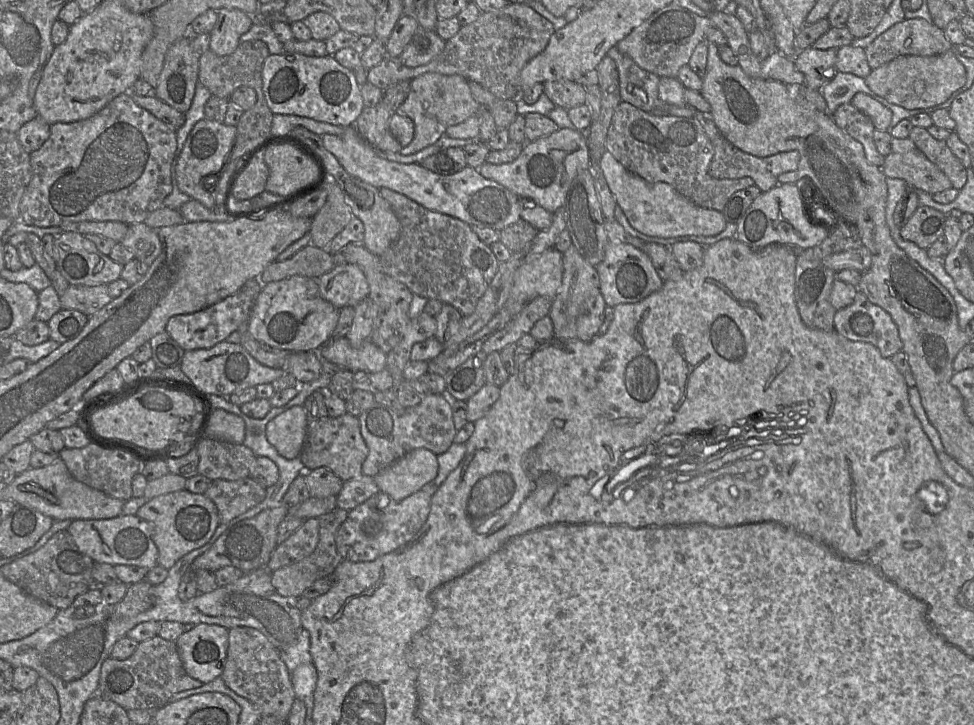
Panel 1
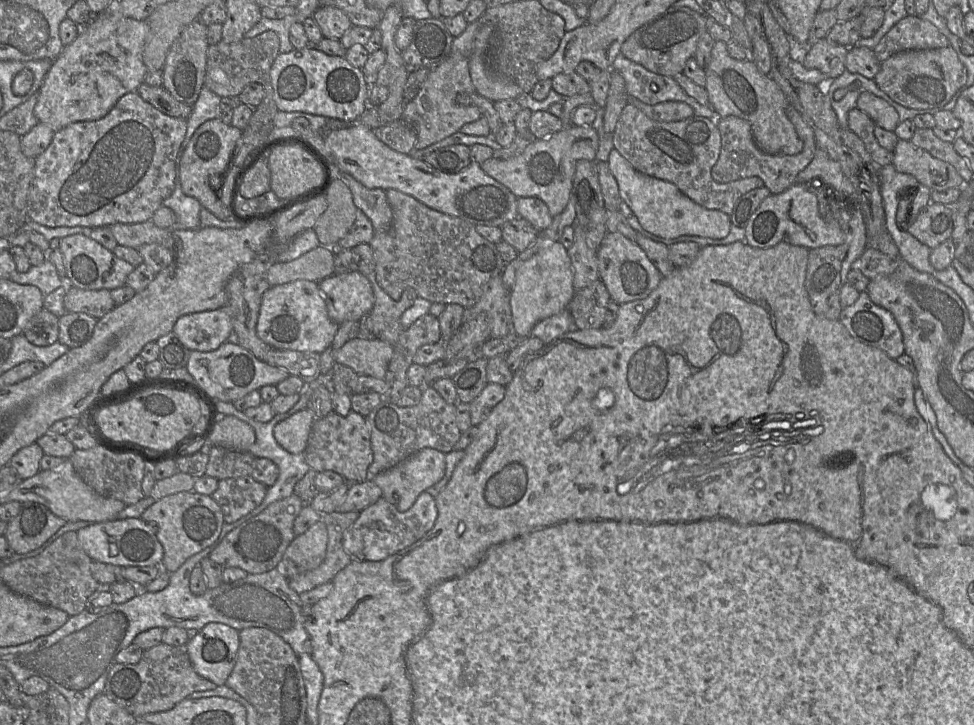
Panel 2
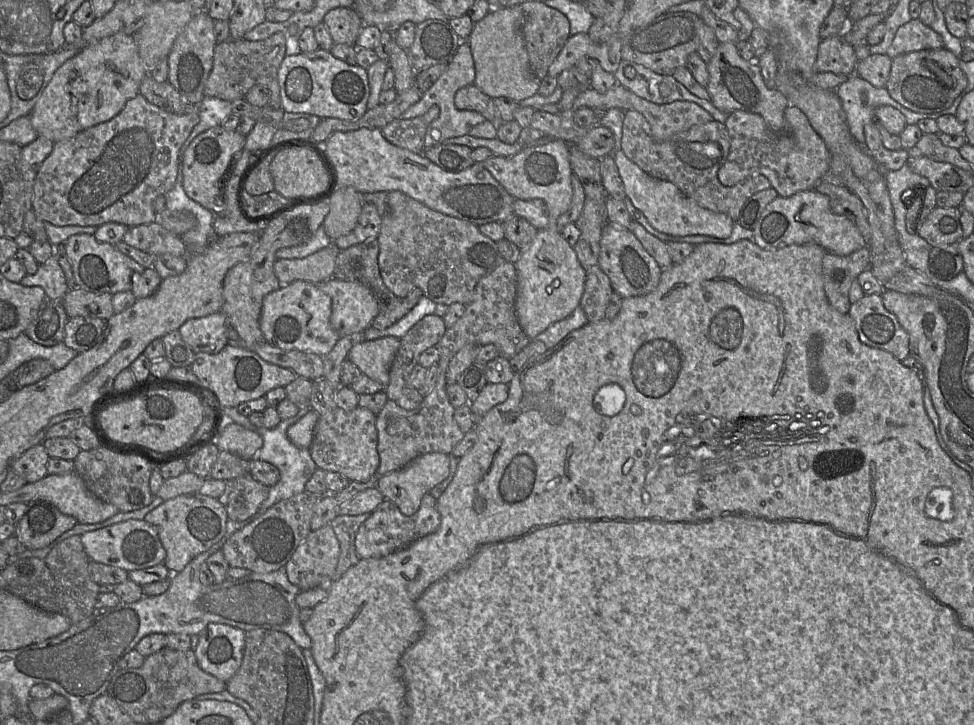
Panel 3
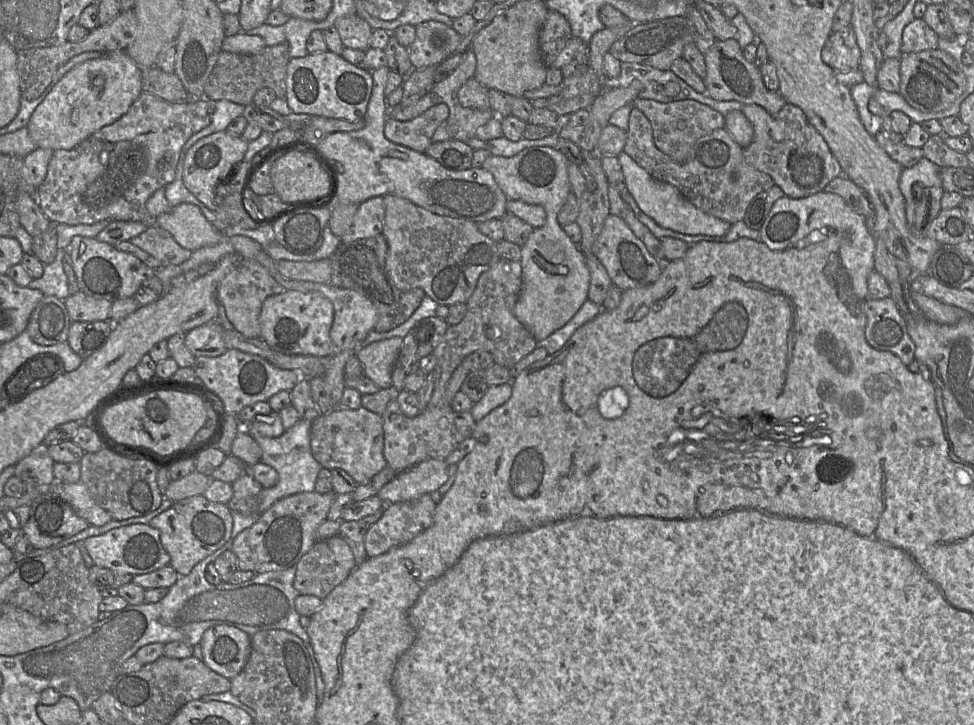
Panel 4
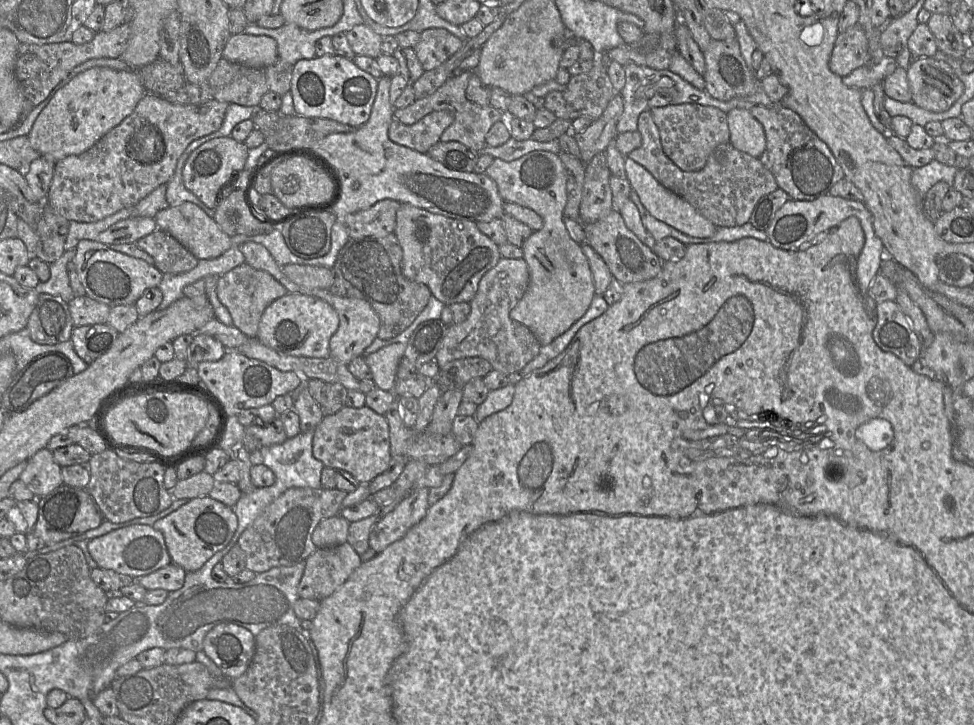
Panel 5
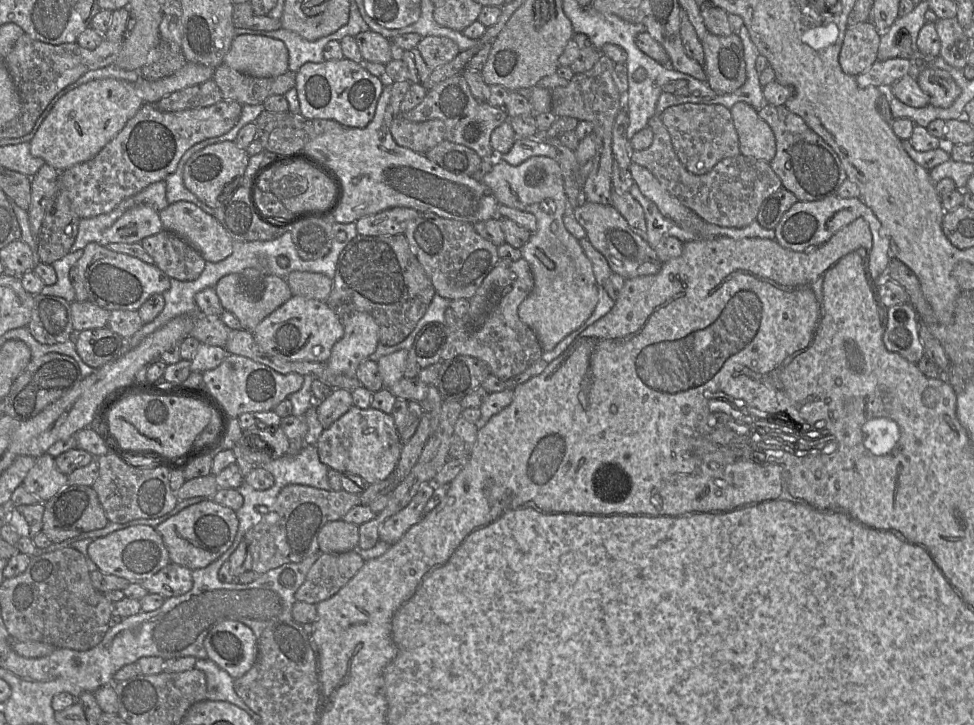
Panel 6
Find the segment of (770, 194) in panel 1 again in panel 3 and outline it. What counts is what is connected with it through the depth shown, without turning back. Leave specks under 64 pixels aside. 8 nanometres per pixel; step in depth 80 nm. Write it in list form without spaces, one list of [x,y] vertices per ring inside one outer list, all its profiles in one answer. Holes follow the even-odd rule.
[[[800,191],[789,197],[771,201],[752,229],[753,241],[762,249],[776,249],[785,245],[818,244],[837,255],[848,255],[864,247],[866,241],[855,222],[835,214],[830,208],[829,196],[818,191]]]

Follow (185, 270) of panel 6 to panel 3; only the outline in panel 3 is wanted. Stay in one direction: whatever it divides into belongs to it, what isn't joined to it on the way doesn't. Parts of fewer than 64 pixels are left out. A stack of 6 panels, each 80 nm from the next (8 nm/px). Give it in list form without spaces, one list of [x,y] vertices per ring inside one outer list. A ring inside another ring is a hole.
[[[157,222],[128,227],[123,242],[152,256],[170,254],[188,257],[187,247],[181,237]]]

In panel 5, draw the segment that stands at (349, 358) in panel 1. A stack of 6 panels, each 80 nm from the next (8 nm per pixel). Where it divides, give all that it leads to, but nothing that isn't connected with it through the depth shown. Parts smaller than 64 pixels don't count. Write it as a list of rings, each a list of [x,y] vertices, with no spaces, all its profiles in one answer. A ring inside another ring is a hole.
[[[393,343],[364,357],[372,372],[372,380],[377,388],[393,391],[396,383],[397,368],[405,349],[406,344]]]

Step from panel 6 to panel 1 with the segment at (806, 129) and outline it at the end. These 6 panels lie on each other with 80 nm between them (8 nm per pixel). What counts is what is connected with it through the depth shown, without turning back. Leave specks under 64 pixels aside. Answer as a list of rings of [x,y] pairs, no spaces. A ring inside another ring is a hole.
[[[720,132],[719,135],[712,140],[712,144],[714,156],[710,163],[710,176],[716,179],[750,177],[762,192],[766,192],[777,184],[781,184],[778,182],[778,176],[782,173],[796,170],[799,163],[799,153],[797,151],[780,152],[768,157],[756,157],[735,147],[726,140]]]

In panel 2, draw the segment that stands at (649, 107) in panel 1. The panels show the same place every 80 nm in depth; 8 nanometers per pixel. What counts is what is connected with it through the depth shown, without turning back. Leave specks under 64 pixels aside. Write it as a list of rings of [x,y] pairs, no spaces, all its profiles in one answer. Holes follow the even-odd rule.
[[[621,52],[615,58],[611,69],[619,72],[624,78],[628,96],[637,98],[645,104],[684,102],[693,108],[694,116],[708,119],[717,113],[710,105],[701,105],[690,97],[673,77],[651,72],[626,58]]]

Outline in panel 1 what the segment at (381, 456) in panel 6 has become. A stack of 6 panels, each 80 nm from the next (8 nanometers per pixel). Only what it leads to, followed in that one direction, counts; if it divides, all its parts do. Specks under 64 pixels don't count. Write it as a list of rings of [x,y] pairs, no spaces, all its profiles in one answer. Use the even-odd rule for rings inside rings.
[[[346,413],[339,417],[325,417],[309,423],[299,458],[305,471],[326,467],[346,482],[363,475],[362,464],[368,452],[368,447],[361,435],[358,417]]]

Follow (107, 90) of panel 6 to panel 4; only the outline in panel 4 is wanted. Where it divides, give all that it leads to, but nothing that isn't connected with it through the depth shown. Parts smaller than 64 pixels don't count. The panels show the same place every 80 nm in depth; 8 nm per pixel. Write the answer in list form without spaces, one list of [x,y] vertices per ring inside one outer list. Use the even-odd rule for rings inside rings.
[[[126,51],[104,53],[70,69],[35,108],[27,125],[37,147],[72,149],[121,118],[142,93],[142,68]]]

